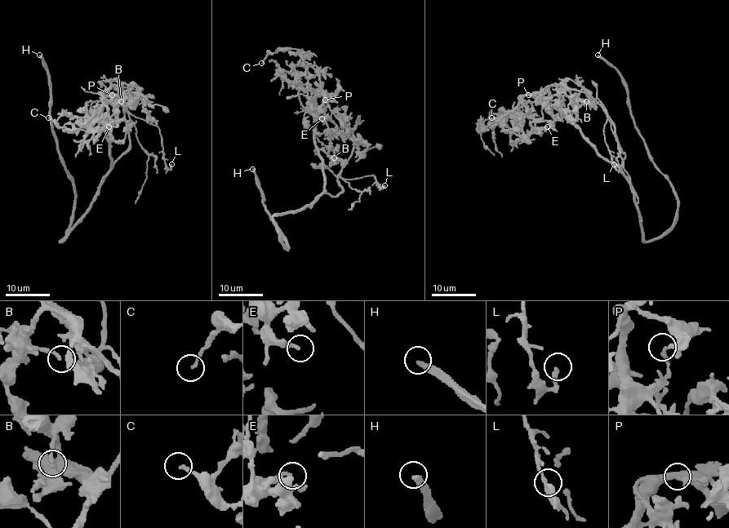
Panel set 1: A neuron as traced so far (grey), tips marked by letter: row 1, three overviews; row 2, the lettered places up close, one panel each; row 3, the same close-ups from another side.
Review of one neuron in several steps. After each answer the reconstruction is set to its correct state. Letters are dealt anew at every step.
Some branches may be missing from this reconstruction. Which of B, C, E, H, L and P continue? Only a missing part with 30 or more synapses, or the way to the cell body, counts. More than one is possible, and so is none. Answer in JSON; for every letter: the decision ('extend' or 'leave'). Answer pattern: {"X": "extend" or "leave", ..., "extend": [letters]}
{"B": "leave", "C": "leave", "E": "leave", "H": "extend", "L": "leave", "P": "leave", "extend": ["H"]}

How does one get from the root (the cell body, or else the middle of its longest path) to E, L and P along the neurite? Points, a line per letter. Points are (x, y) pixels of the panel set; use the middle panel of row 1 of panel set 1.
E: (300, 210), (324, 188), (322, 160), (315, 144), (314, 90), (312, 107), (322, 118)
L: (300, 210), (322, 193), (336, 196), (343, 189), (340, 176), (373, 175), (384, 185)
P: (300, 210), (308, 206), (324, 188), (322, 160), (315, 144), (315, 119), (326, 106), (325, 99)

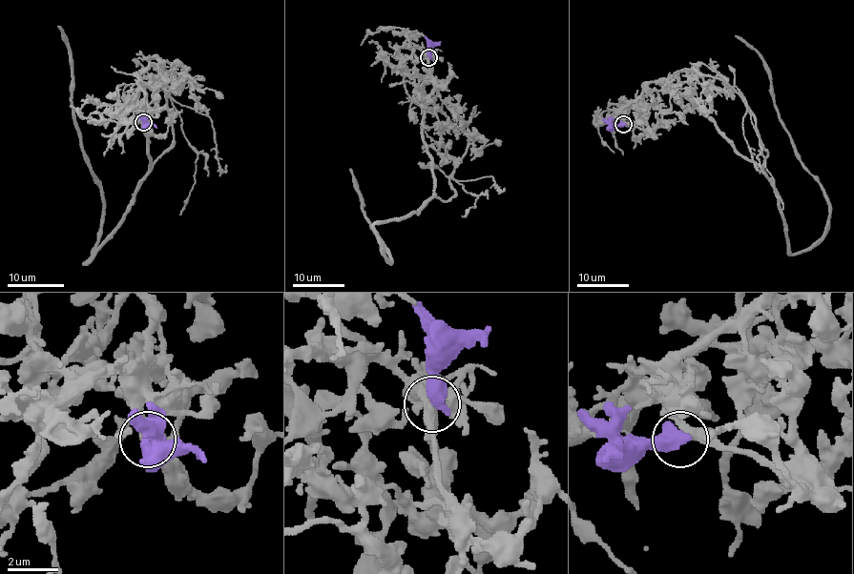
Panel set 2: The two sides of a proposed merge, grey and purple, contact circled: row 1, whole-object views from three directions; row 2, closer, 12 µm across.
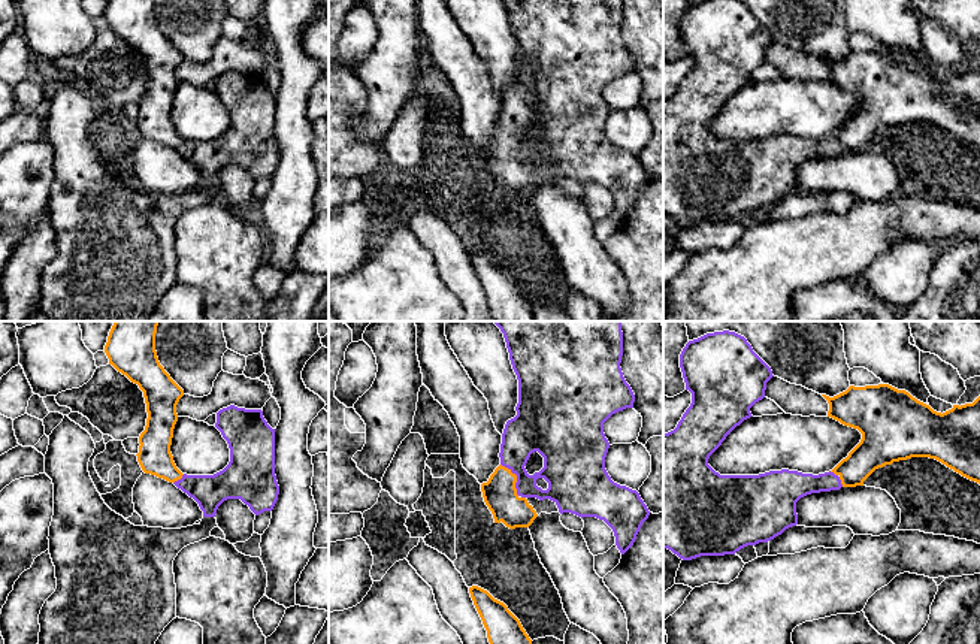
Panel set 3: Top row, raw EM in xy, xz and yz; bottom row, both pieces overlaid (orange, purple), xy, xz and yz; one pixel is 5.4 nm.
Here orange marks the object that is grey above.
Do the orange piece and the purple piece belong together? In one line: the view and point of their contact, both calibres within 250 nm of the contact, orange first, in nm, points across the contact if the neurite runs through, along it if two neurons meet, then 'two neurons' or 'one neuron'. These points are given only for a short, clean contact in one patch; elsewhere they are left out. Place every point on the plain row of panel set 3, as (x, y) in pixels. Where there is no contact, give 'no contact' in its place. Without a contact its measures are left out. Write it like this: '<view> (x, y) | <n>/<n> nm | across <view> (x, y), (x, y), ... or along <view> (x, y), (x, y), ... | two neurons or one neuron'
xz (516, 144) | 180/220 nm | across xz (499, 159), (516, 144), (516, 112), (525, 99) | one neuron

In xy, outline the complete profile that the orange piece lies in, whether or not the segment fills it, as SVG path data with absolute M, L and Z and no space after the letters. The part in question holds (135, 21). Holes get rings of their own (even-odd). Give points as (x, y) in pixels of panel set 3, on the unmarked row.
M109 0L105 18L109 30L143 57L148 84L145 96L139 102L140 111L136 121L145 139L173 148L199 169L203 182L215 182L218 172L227 164L241 164L255 181L273 175L279 160L275 140L275 94L267 90L261 75L245 75L235 70L220 75L215 93L229 109L229 130L214 140L182 139L173 127L170 111L178 87L176 70L184 61L184 55L160 30L155 0Z

